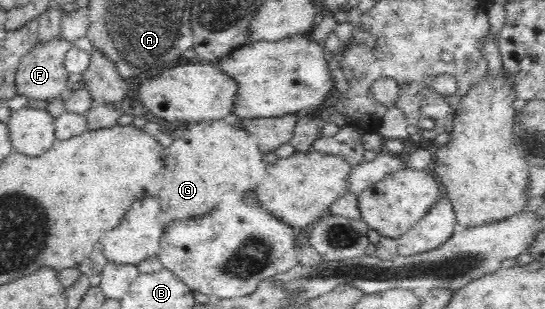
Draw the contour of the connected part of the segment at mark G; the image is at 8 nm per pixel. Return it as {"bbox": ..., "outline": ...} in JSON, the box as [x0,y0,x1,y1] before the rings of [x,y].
{"bbox":[159,120,267,231],"outline":[[[203,120],[200,123],[187,123],[182,137],[168,149],[168,165],[166,165],[166,181],[160,191],[162,209],[159,215],[159,226],[166,231],[174,221],[196,221],[208,216],[220,207],[222,197],[228,192],[244,193],[255,191],[267,177],[265,155],[258,150],[257,139],[248,135],[237,125],[231,125],[227,120]]]}

